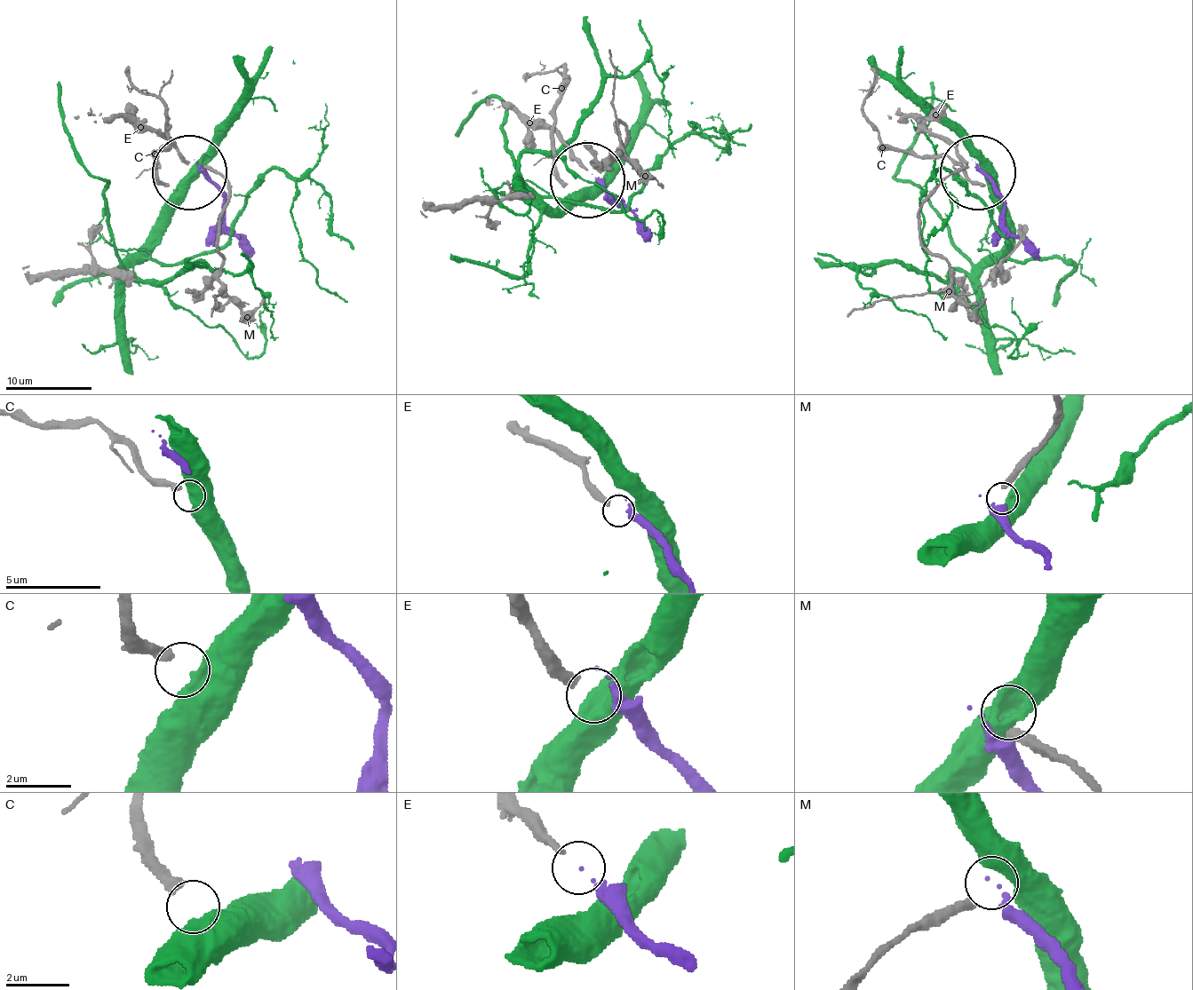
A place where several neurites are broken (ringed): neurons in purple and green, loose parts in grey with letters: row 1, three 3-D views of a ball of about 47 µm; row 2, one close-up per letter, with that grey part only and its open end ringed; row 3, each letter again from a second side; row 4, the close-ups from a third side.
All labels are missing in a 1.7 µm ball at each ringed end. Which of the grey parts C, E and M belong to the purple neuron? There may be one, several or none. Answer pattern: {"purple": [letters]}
{"purple": ["E"]}

